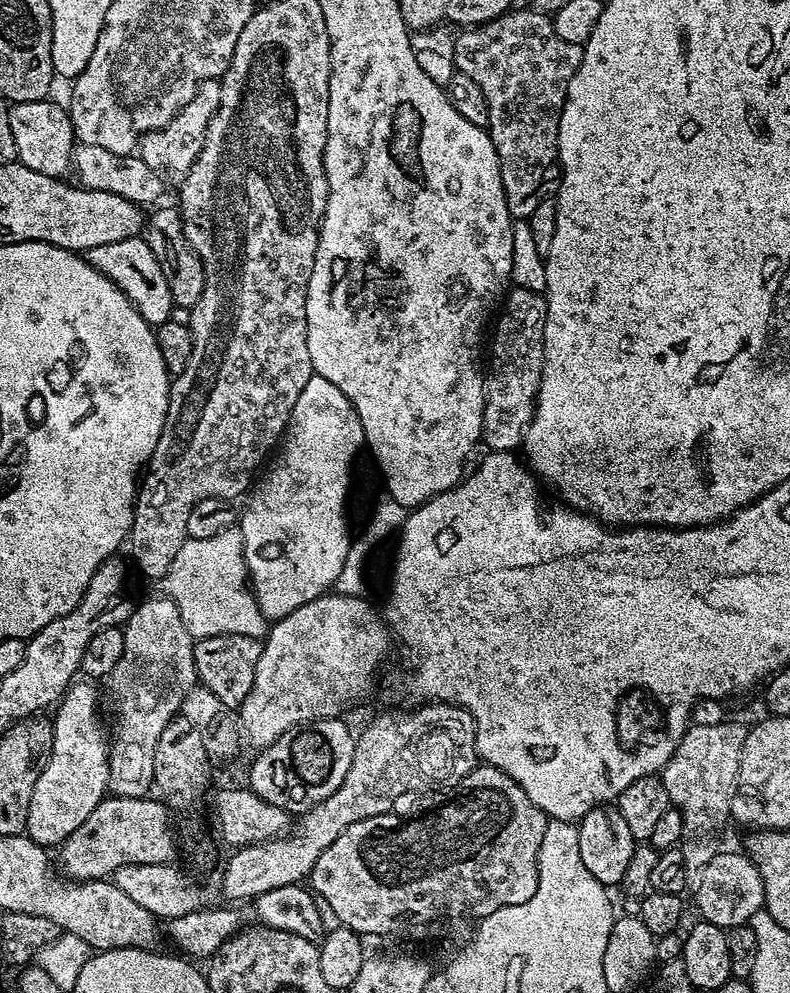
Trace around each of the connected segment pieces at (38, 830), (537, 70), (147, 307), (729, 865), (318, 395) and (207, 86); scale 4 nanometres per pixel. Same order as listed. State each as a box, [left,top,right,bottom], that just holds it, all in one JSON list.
[[26,682,109,846],[450,10,583,218],[86,236,174,326],[696,850,764,928],[238,374,365,622],[138,80,220,186]]

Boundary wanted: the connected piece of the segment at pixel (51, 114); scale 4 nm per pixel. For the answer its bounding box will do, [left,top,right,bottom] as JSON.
[8,98,74,178]

